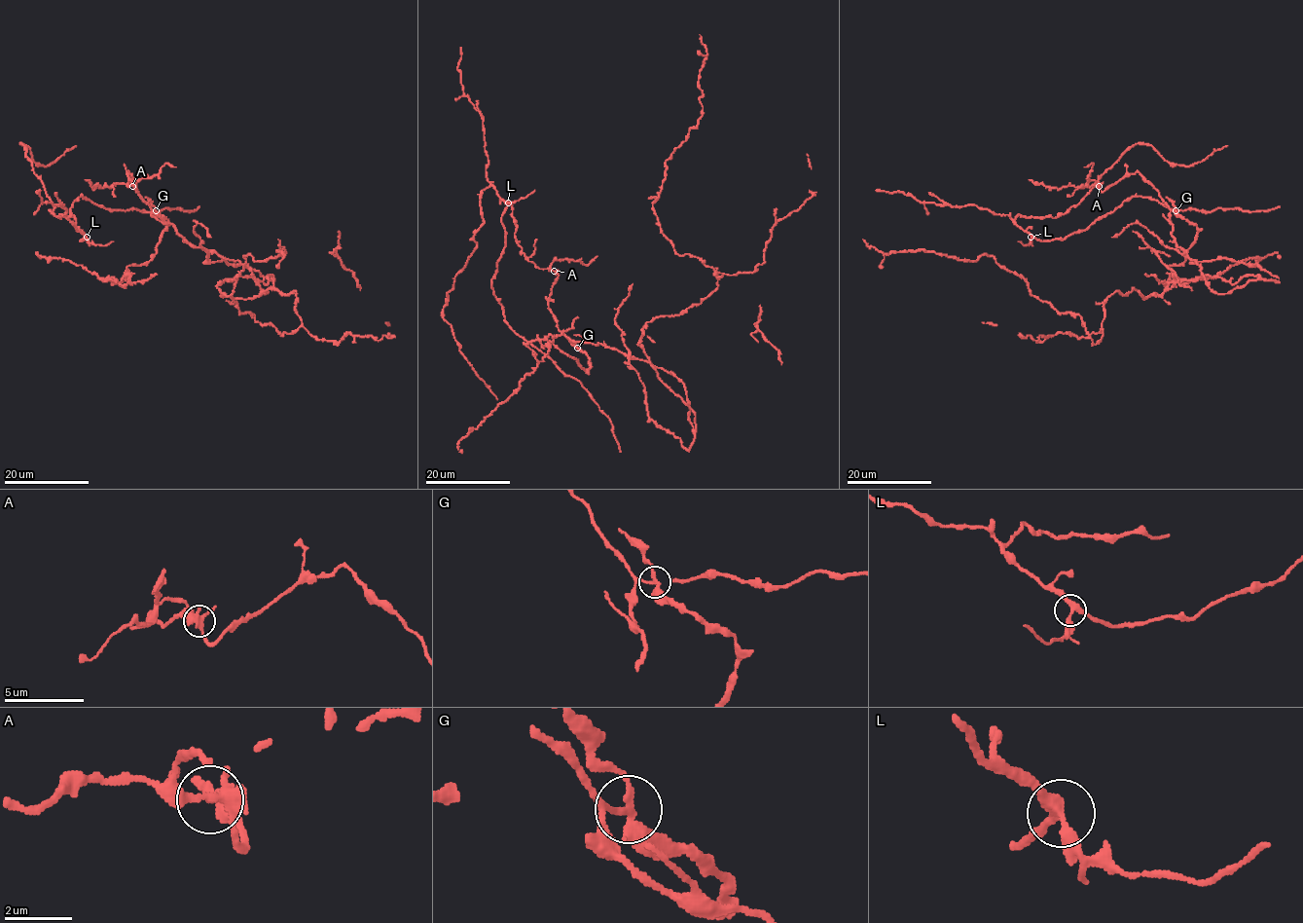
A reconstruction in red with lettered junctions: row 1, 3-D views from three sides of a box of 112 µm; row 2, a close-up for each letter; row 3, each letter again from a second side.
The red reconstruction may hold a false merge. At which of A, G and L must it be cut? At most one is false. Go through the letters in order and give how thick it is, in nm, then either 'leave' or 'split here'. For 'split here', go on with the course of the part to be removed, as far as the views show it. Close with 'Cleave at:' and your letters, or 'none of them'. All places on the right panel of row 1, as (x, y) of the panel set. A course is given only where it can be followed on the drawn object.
A: calibre 240 nm; leave
G: calibre 240 nm; split here; course (1176, 210), (1198, 231), (1185, 260), (1169, 267), (1179, 278), (1214, 277), (1231, 265), (1269, 254), (1279, 258)
L: calibre 300 nm; leave
Cleave at: G

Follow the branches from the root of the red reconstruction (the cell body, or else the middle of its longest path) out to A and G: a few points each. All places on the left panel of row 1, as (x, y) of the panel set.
A: (235, 260), (191, 245), (171, 224), (159, 221), (136, 190), (133, 177), (126, 172), (136, 191), (132, 186)
G: (235, 260), (191, 245), (171, 224), (157, 219), (153, 212), (156, 210)

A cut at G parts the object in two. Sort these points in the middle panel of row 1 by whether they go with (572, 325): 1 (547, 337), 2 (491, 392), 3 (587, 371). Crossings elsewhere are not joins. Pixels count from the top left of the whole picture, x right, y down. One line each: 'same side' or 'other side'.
1: same side
2: other side
3: same side

